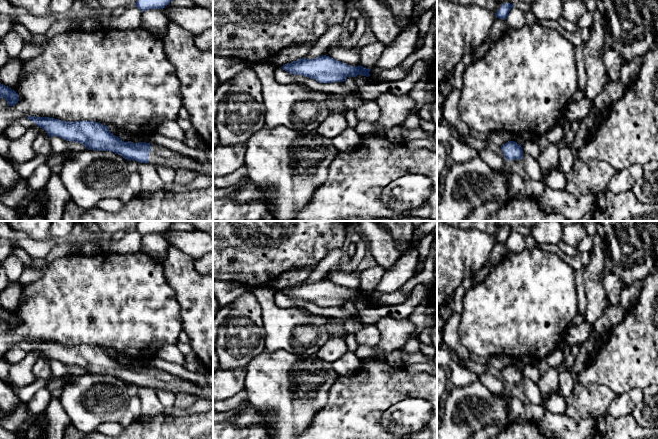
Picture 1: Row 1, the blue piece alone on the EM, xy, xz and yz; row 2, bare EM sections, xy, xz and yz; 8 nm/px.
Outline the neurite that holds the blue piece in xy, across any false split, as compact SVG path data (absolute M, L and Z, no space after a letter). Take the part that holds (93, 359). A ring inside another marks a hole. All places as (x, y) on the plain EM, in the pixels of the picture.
M28 340L26 342L44 353L49 361L57 360L66 365L78 366L88 374L111 375L128 385L149 387L154 390L167 390L178 393L193 394L198 399L213 401L213 387L201 386L190 380L177 377L158 368L131 365L124 366L104 350L94 345L66 346L50 341Z

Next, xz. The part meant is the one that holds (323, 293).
M326 279L314 283L301 282L281 292L290 298L302 299L319 307L344 306L348 300L369 301L371 295L361 289L349 290Z

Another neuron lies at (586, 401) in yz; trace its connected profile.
M575 382L572 394L566 398L564 413L572 418L594 419L607 413L616 396L605 385L582 385Z

